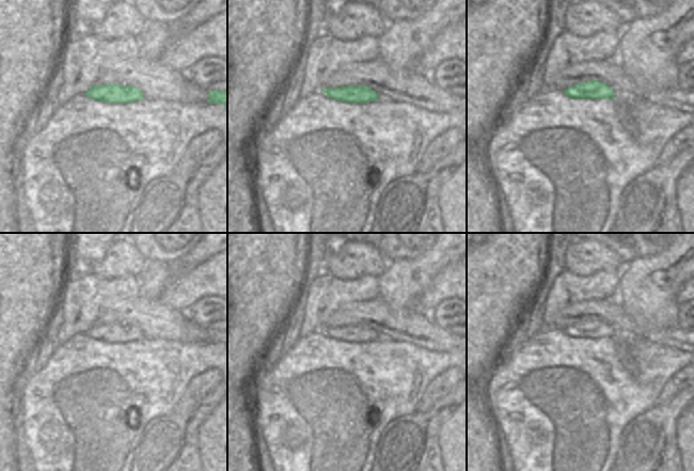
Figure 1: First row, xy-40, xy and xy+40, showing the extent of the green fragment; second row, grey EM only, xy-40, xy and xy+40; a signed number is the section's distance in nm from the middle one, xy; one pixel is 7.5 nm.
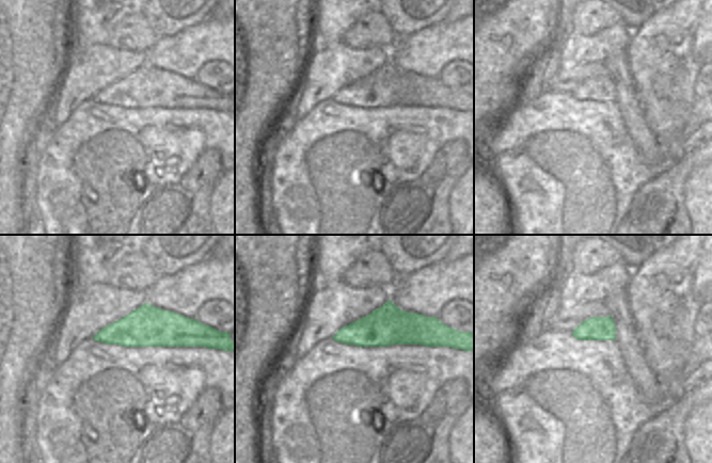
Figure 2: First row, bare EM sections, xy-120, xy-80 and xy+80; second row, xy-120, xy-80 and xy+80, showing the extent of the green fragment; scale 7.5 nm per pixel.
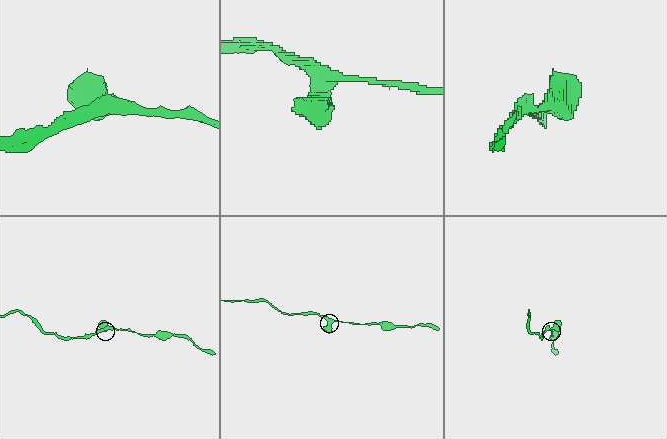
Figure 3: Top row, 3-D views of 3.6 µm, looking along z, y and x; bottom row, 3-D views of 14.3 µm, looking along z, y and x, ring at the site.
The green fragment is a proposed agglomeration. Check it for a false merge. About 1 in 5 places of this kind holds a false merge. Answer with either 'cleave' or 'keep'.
keep

